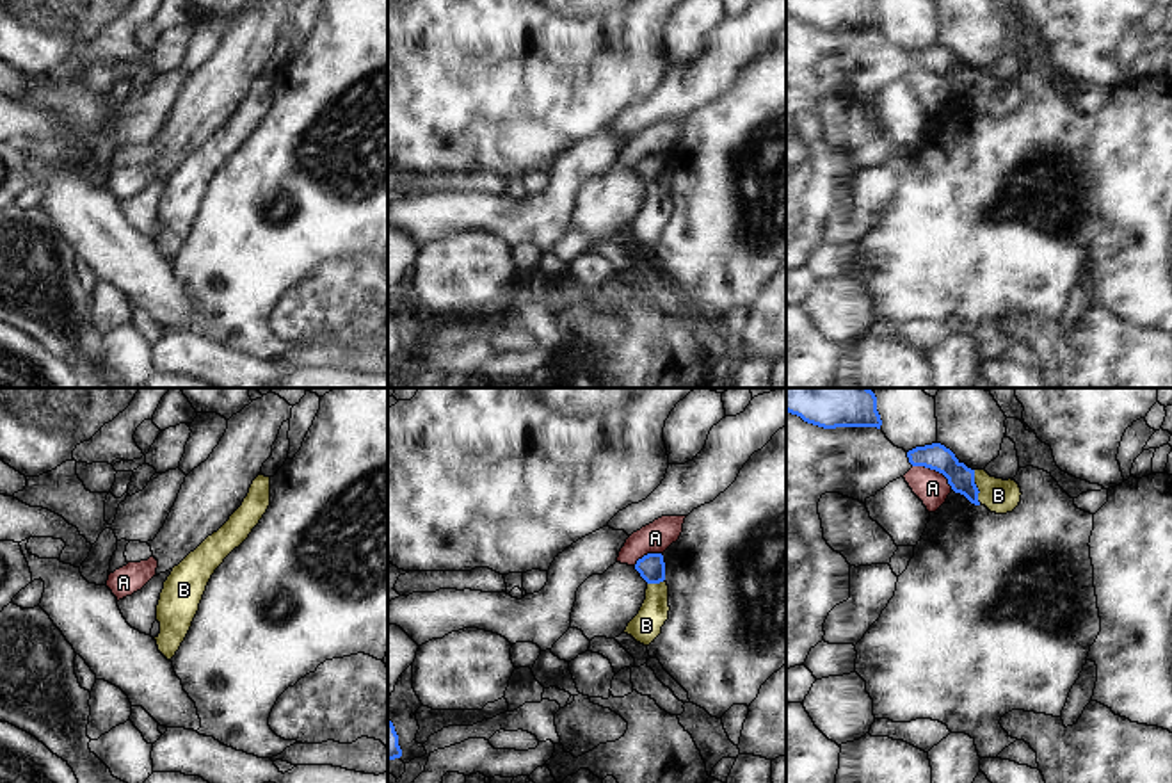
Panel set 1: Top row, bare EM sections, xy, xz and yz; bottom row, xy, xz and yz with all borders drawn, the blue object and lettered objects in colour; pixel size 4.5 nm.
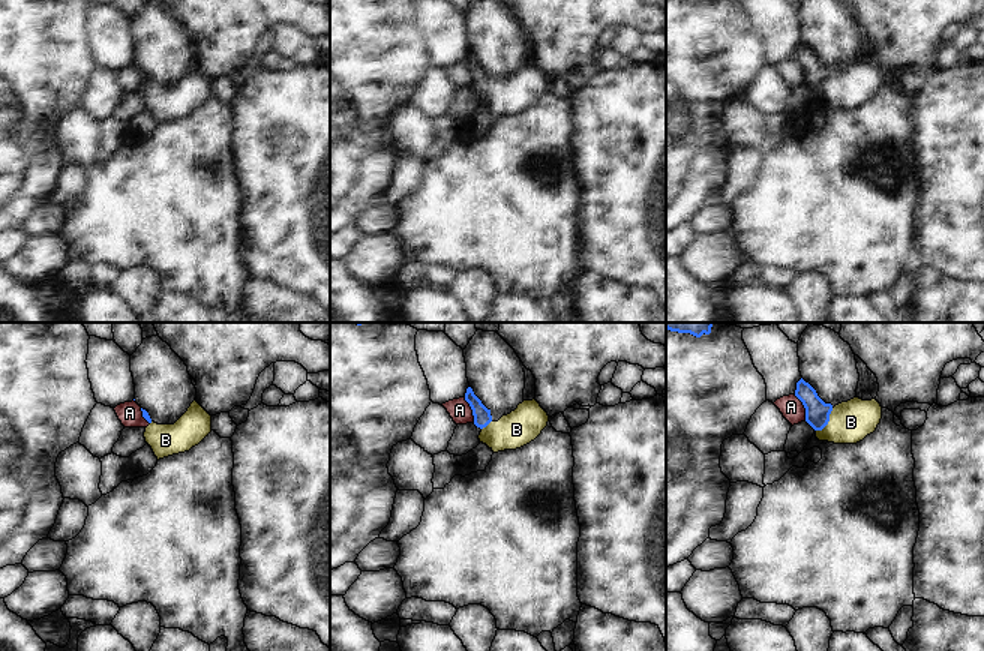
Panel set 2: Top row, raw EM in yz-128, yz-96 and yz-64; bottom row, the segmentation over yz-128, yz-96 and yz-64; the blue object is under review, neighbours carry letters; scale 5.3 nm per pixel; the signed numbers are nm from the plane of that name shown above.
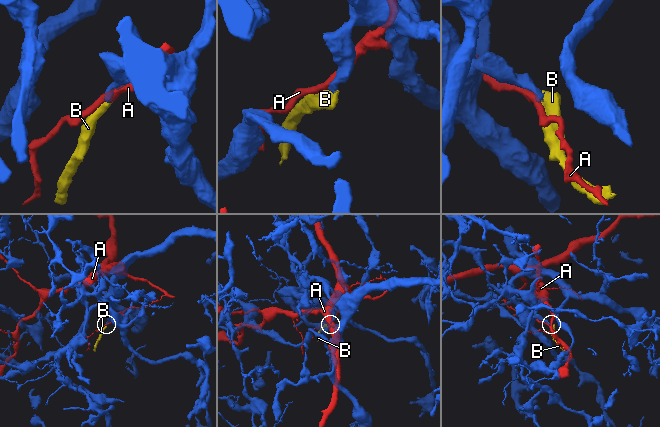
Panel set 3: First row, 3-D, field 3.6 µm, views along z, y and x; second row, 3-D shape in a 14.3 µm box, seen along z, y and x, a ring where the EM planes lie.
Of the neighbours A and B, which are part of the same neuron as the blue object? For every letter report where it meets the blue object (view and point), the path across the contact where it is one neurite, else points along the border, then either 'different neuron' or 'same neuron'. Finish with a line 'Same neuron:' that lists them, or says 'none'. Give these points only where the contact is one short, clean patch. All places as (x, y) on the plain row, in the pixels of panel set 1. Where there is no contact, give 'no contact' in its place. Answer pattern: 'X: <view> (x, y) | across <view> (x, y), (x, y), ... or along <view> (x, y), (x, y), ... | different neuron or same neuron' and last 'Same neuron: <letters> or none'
A: yz (934, 70) | different neuron
B: yz (975, 88) | across yz (936, 57), (975, 88), (998, 96) | same neuron
Same neuron: B

